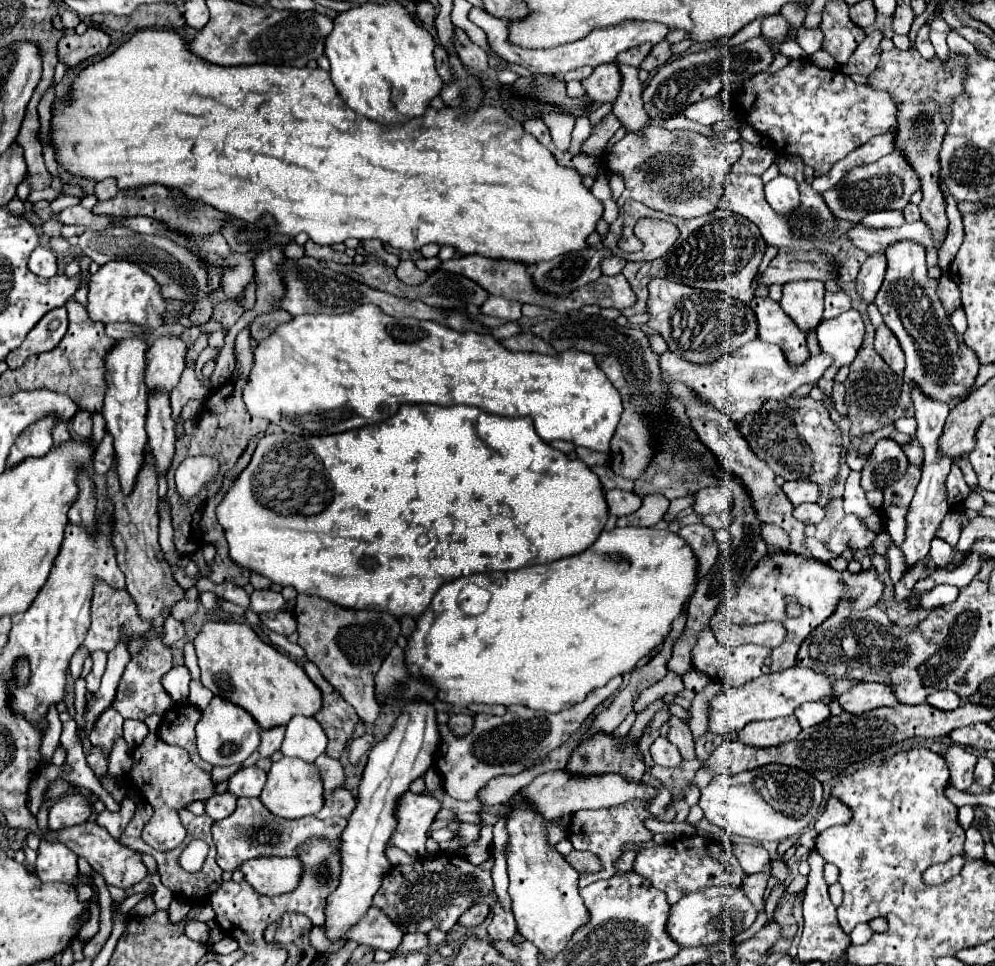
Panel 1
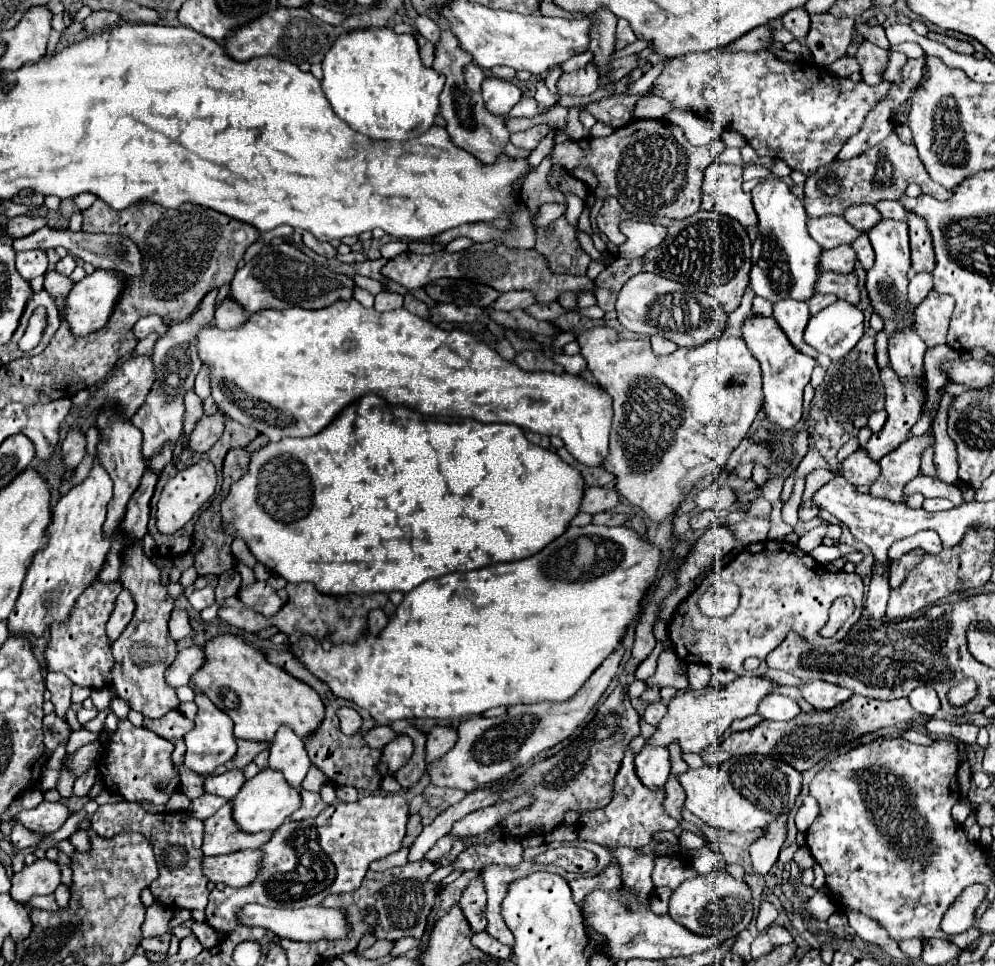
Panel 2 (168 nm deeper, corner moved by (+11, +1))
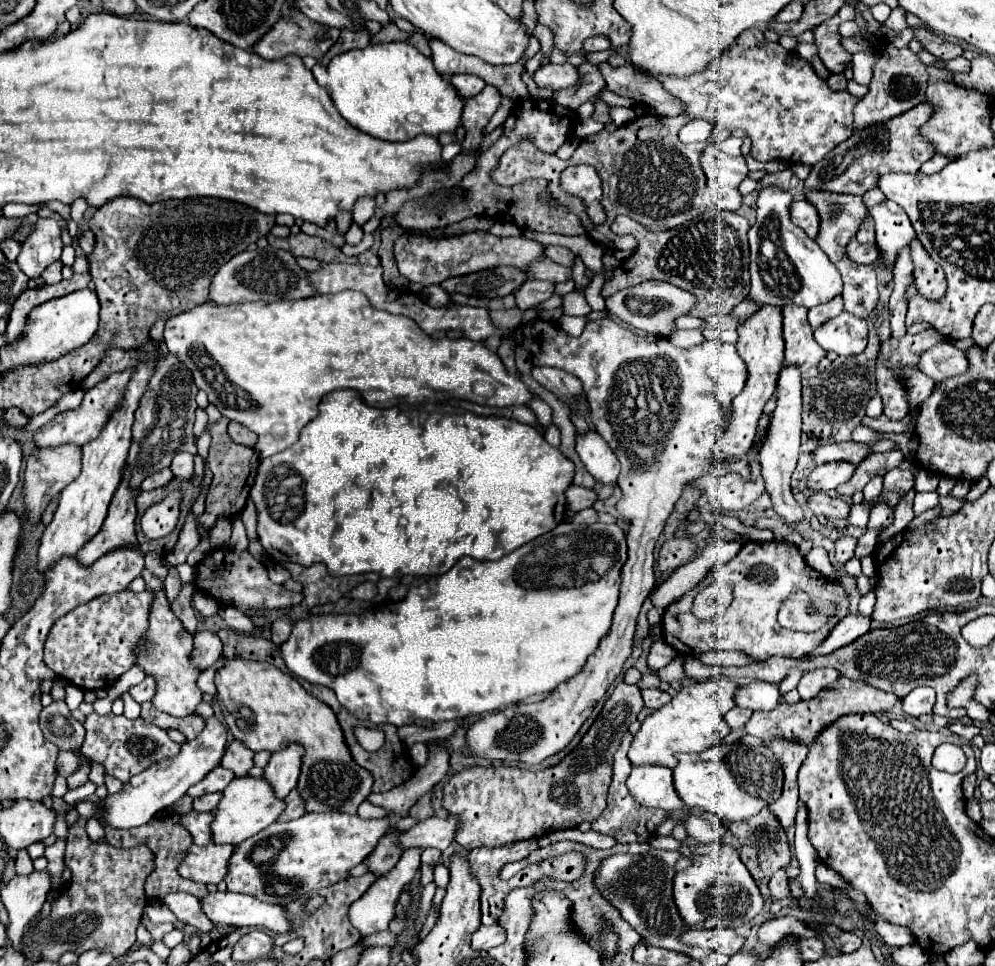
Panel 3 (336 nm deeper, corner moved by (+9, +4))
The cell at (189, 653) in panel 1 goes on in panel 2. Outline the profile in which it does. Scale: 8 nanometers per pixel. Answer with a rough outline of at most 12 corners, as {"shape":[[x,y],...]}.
{"shape":[[202,692],[184,764],[212,774],[238,746],[232,720]]}

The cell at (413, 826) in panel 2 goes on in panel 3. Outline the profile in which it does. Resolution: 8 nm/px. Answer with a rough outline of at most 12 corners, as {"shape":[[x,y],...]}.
{"shape":[[388,831],[364,859],[370,873],[384,877],[400,859],[400,833]]}

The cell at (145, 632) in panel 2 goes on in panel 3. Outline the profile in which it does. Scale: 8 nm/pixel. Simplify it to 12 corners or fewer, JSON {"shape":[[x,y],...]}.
{"shape":[[156,591],[136,663],[156,677],[156,709],[194,715],[202,703],[194,637]]}

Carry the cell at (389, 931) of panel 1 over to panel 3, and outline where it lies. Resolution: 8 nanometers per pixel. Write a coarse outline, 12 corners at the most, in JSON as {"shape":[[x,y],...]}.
{"shape":[[208,893],[204,915],[232,927],[286,933],[280,905],[240,893]]}

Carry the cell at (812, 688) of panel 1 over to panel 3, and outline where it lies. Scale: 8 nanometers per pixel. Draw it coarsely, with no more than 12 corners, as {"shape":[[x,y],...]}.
{"shape":[[736,683],[682,687],[630,745],[632,767],[676,767],[728,735]]}

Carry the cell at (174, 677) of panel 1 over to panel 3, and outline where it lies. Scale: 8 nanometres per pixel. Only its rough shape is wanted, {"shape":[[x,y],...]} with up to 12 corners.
{"shape":[[216,633],[194,635],[192,663],[212,667],[222,657],[222,641]]}

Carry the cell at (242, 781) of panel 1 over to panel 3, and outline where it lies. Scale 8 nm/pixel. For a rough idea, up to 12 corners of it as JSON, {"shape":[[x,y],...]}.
{"shape":[[216,767],[204,781],[188,789],[188,795],[224,791],[232,771]]}

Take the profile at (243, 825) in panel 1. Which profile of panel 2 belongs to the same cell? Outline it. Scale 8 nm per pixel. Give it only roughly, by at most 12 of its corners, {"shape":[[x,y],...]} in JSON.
{"shape":[[228,800],[204,822],[204,856],[256,850],[274,832],[242,832]]}

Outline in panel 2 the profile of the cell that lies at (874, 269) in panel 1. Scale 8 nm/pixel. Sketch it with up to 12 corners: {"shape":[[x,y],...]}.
{"shape":[[868,236],[852,244],[858,262],[868,272],[874,266],[874,250]]}

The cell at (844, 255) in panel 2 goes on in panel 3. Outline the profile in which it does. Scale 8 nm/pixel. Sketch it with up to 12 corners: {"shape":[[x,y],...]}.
{"shape":[[852,239],[846,253],[860,265],[878,261],[880,249],[876,243],[864,245]]}

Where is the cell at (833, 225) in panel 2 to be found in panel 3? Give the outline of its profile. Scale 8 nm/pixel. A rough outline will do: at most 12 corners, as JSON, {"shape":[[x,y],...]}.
{"shape":[[792,201],[794,225],[814,239],[820,227],[818,211],[808,201]]}

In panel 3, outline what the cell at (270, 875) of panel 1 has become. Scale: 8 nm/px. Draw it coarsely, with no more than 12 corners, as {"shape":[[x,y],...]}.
{"shape":[[190,845],[178,875],[218,885],[232,845]]}

